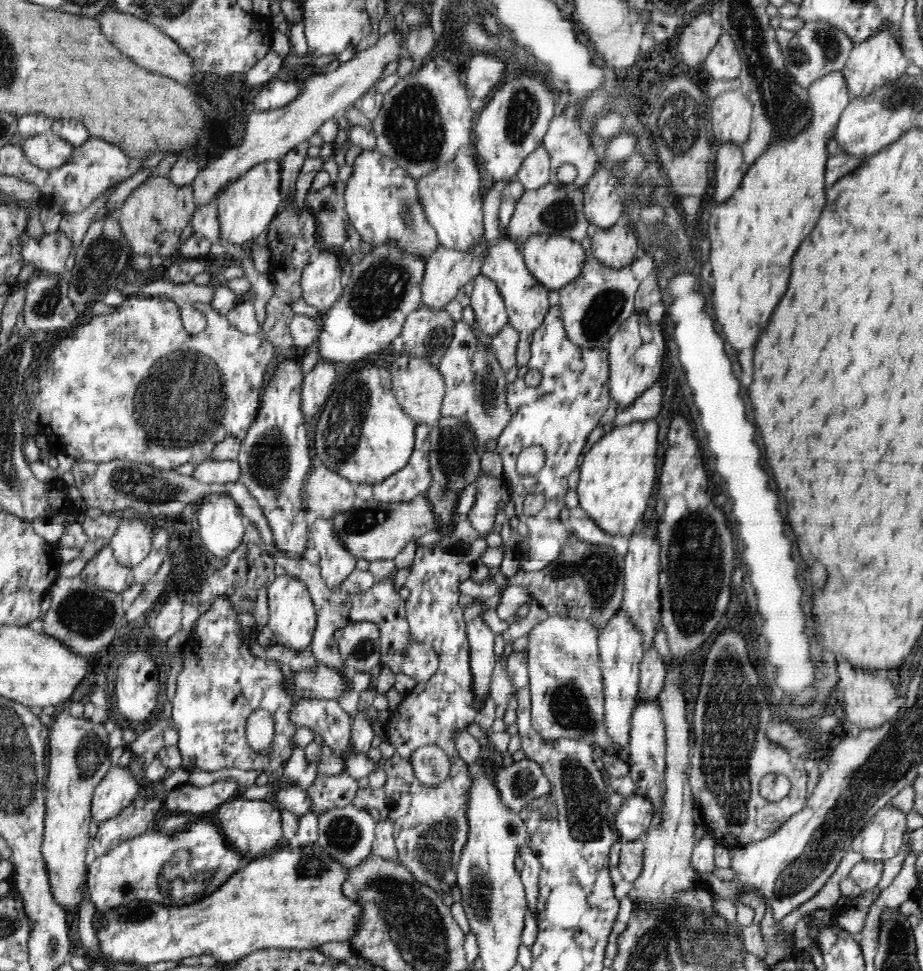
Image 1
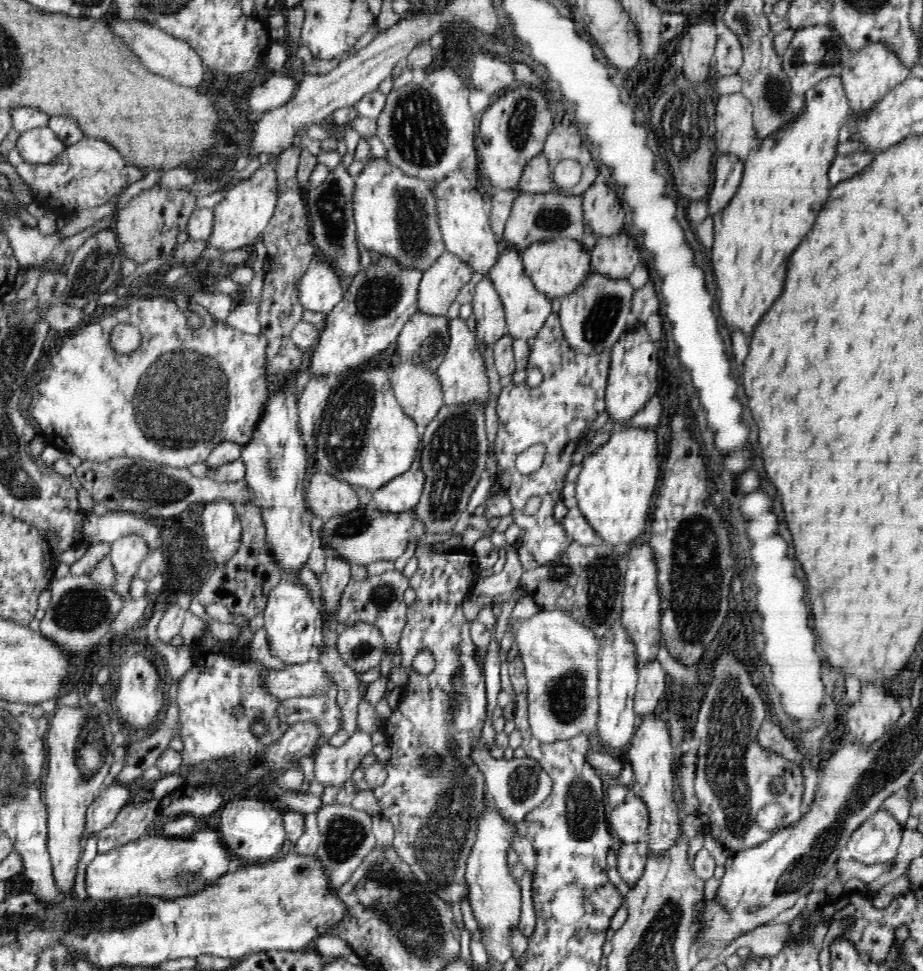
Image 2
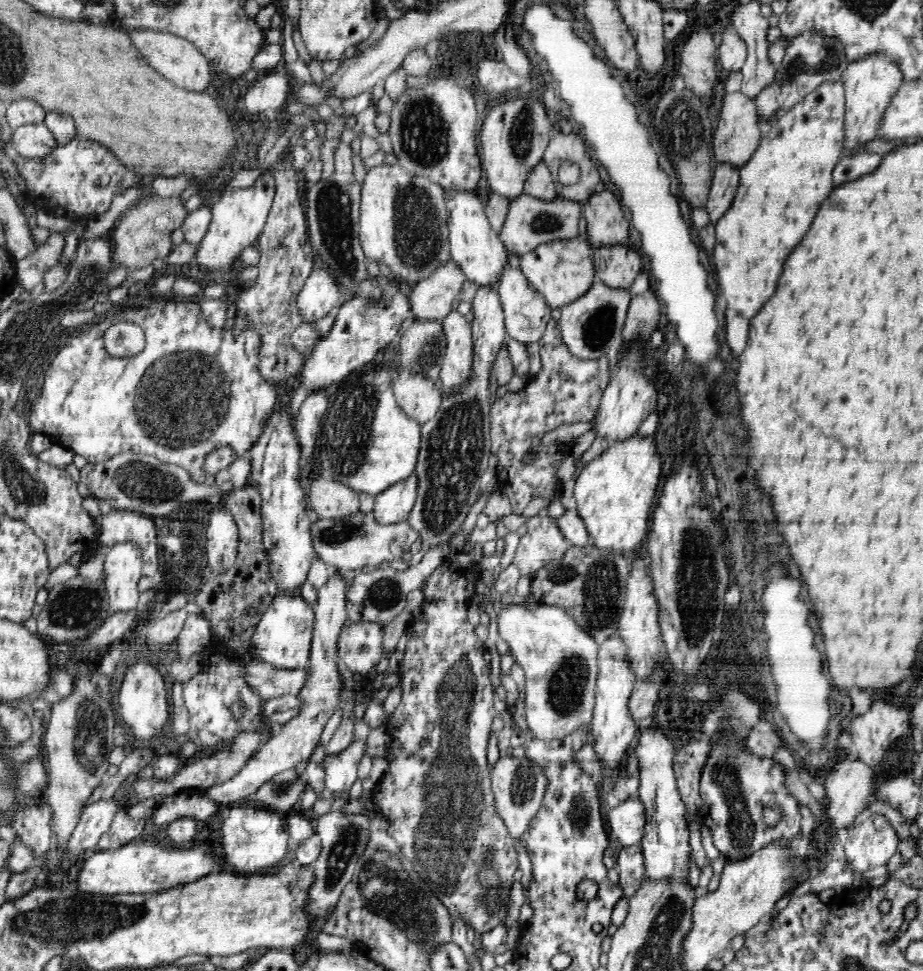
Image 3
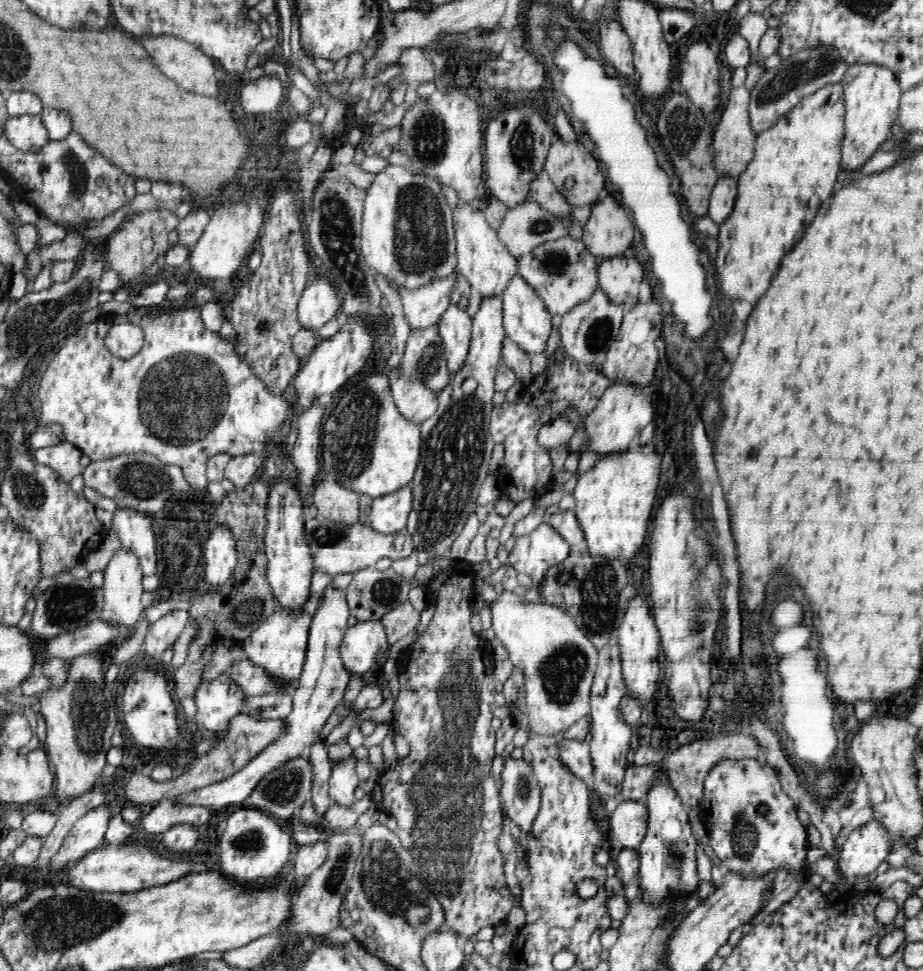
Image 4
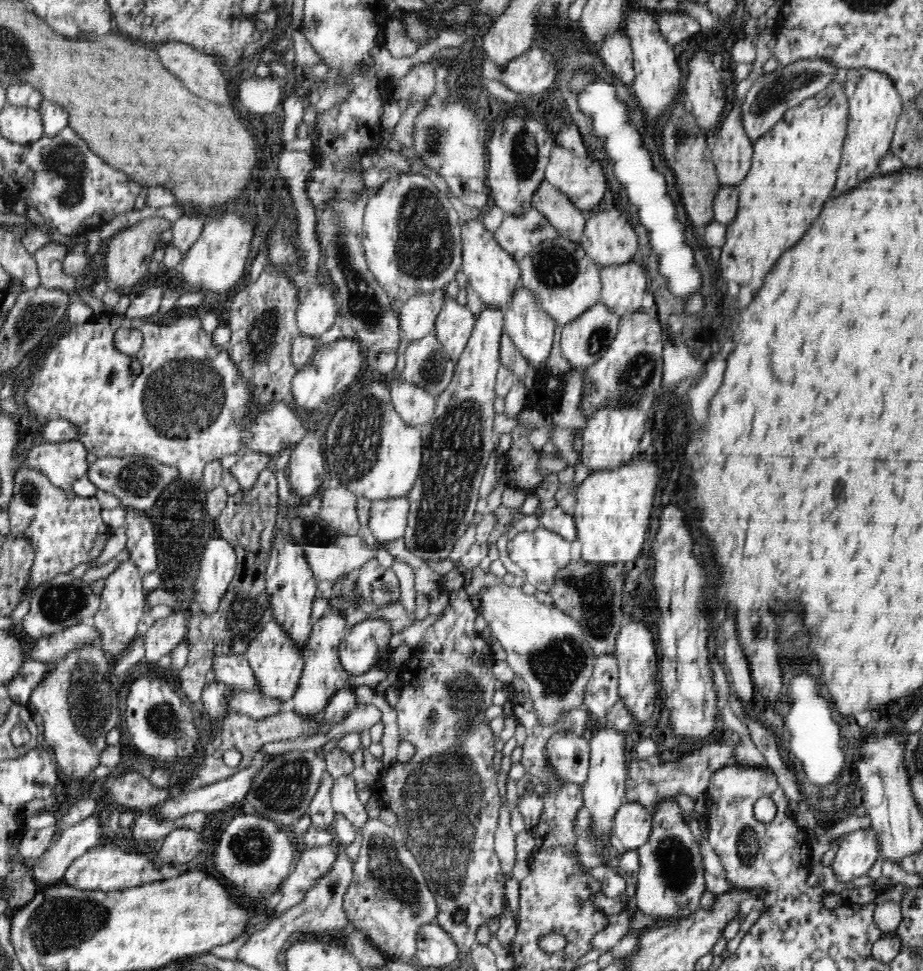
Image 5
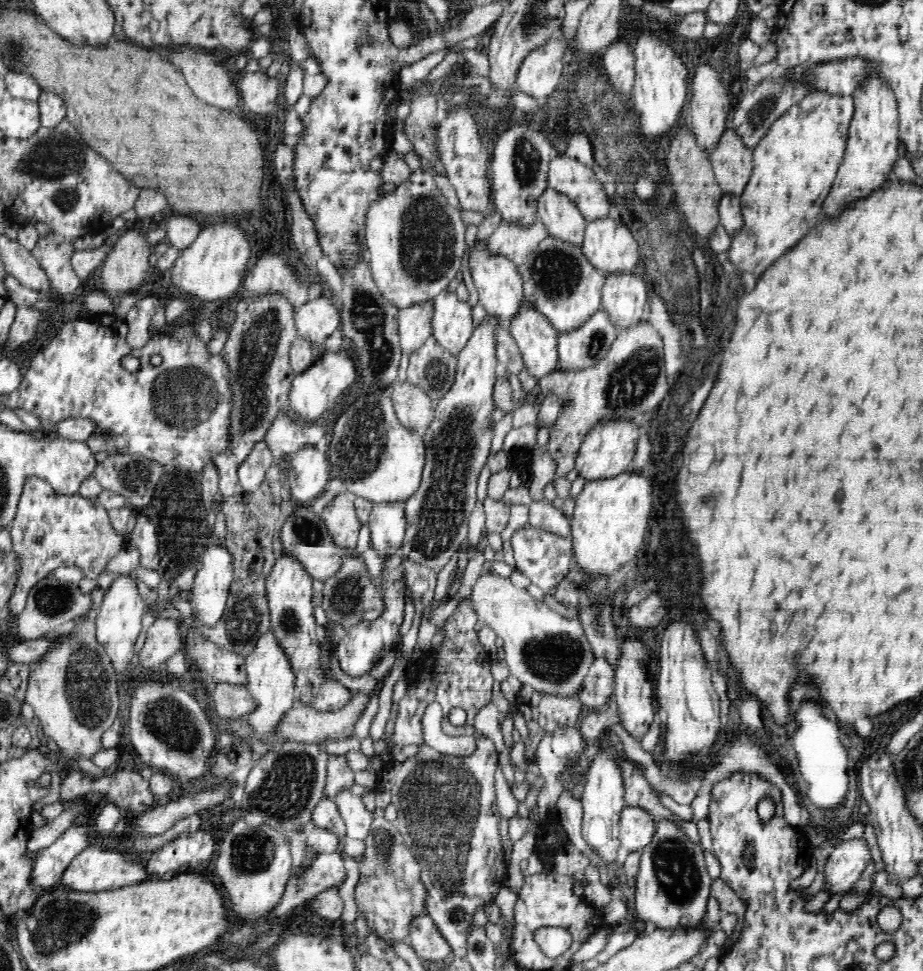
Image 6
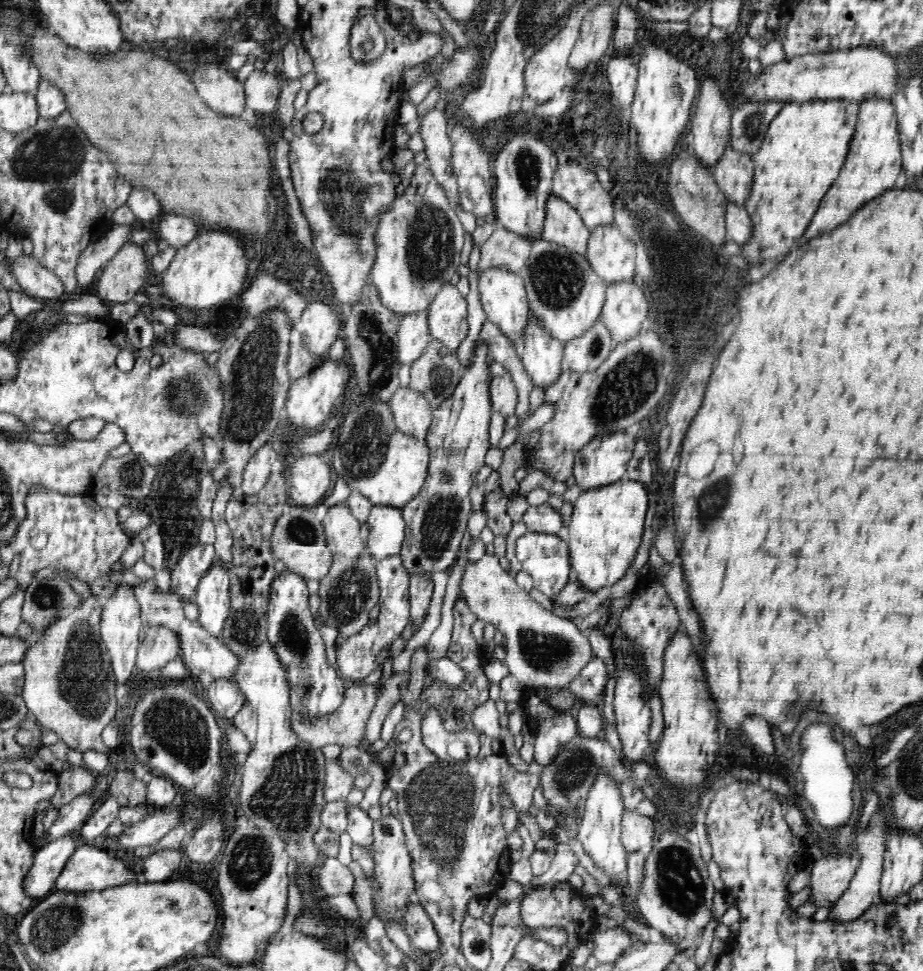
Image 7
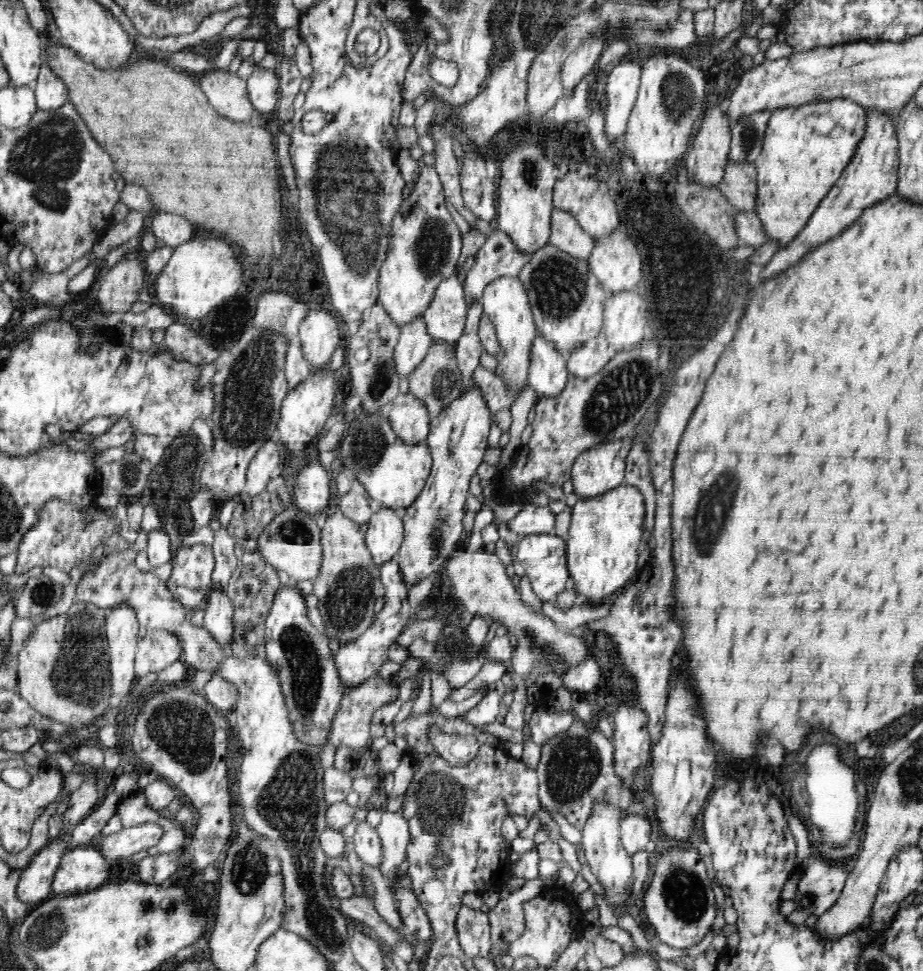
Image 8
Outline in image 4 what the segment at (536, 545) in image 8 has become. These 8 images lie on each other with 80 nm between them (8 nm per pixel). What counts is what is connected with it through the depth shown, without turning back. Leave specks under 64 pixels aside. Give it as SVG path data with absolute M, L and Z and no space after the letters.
M543 523L536 530L526 533L524 536L517 536L517 539L514 540L514 547L510 548L509 562L518 573L521 572L530 576L531 587L538 588L545 582L548 570L556 564L560 564L570 555L570 545L560 536L560 533L554 530L552 525L547 526L546 523Z

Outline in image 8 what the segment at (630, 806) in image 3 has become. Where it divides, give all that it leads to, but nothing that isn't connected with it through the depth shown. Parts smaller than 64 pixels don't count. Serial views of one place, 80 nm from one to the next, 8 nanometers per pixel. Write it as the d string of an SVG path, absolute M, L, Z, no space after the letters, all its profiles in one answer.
M625 813L621 820L619 836L624 850L634 856L650 849L655 832L651 818Z

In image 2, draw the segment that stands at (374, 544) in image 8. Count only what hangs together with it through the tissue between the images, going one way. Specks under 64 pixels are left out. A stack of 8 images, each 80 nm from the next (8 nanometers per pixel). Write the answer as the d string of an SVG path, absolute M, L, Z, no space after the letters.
M422 440L414 457L414 464L405 475L398 476L373 492L372 502L378 507L379 514L404 514L412 511L417 506L423 490L423 472L420 471L420 459L422 456Z

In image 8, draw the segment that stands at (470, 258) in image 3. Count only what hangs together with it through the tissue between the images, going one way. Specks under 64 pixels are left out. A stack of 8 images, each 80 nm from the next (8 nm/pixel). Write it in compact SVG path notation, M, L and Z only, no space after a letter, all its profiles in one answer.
M504 277L490 283L486 288L484 295L481 296L483 303L483 312L493 322L495 327L496 340L500 345L500 356L498 356L499 367L496 371L507 373L507 379L502 376L503 386L507 392L512 392L514 399L521 396L522 390L528 387L528 378L530 373L530 348L532 342L538 334L534 315L529 303L529 296L519 277Z

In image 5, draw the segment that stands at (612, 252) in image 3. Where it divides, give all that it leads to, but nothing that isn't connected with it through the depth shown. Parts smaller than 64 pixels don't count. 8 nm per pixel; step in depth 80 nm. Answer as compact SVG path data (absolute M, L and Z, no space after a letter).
M635 261L622 266L600 268L600 301L610 311L626 318L633 315L642 306L642 295L646 290L646 274Z

